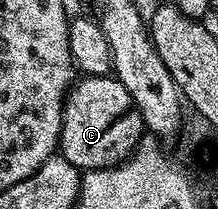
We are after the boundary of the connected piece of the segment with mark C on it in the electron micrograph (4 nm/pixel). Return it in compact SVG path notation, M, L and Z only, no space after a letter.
M80 76L63 102L58 152L80 171L108 169L126 161L144 136L141 115L133 108L129 91L114 76Z

